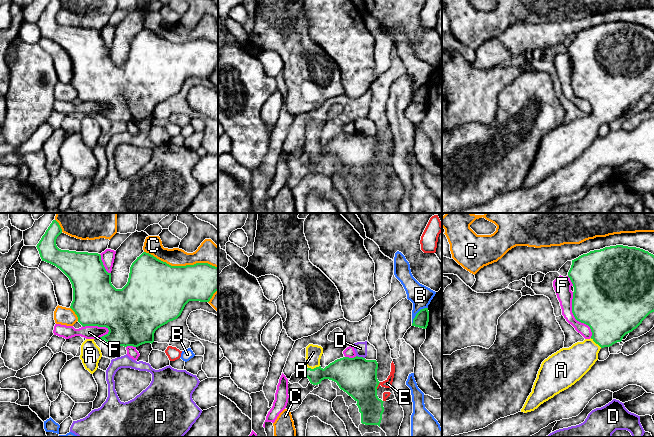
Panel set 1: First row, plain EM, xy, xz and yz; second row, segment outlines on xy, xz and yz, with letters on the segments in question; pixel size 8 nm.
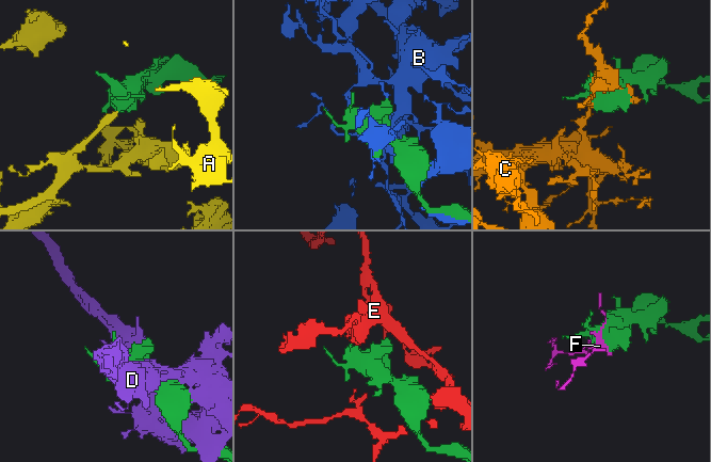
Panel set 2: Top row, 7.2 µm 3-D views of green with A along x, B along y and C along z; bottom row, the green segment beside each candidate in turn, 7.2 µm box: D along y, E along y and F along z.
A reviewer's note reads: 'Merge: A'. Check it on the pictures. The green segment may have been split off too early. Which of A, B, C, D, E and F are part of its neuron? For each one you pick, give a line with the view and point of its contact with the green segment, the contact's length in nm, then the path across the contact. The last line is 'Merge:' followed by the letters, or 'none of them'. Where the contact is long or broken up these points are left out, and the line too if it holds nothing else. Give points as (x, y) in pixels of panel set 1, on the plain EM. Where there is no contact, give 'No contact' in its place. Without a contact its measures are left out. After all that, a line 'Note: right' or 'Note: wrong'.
A: Touches green at xz (314, 144). Shared border 100 nm. Path across: xz (345, 147), (314, 144), (313, 128)
Merge: A
Note: right

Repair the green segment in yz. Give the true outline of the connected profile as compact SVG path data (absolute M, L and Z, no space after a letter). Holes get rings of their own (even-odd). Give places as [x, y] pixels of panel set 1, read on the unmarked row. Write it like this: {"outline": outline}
{"outline": "M623 21L590 27L572 36L568 53L574 63L572 89L577 97L590 103L592 112L590 115L577 118L569 124L560 125L542 138L532 168L521 188L534 187L544 178L574 161L598 136L601 124L621 118L626 110L636 105L650 89L654 88L654 31L648 27Z"}

